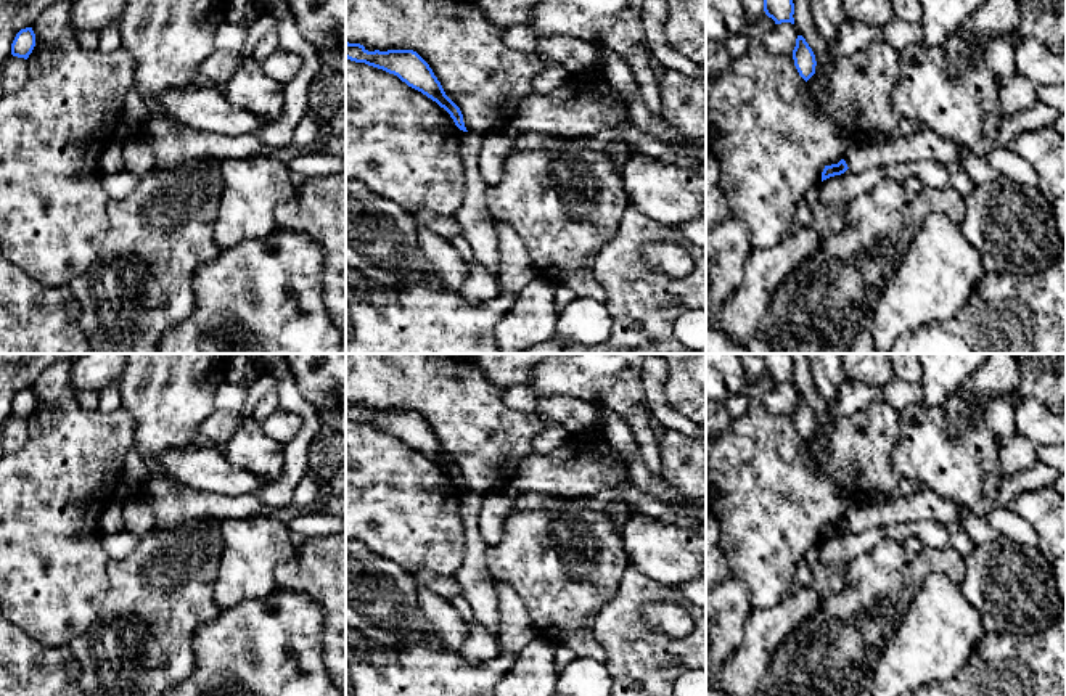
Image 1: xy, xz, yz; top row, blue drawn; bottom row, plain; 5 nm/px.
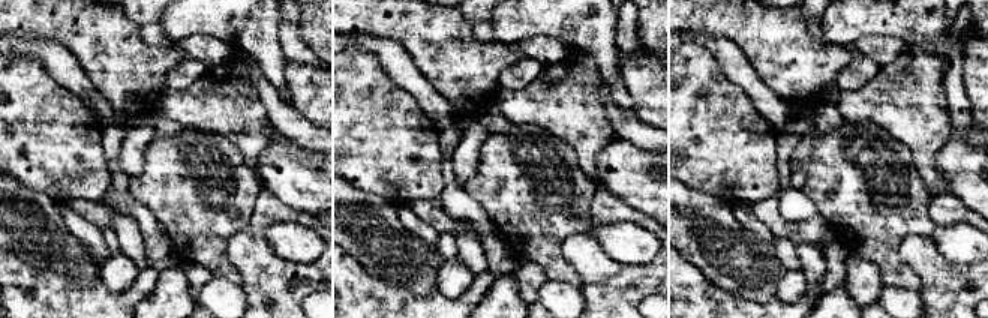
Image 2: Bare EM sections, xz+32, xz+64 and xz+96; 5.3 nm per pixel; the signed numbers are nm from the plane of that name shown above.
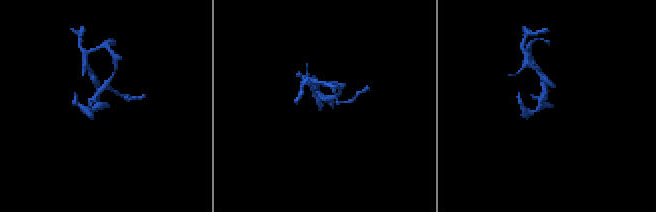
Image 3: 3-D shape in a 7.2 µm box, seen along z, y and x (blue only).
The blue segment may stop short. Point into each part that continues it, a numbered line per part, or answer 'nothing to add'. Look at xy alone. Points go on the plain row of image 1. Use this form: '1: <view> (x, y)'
nothing to add

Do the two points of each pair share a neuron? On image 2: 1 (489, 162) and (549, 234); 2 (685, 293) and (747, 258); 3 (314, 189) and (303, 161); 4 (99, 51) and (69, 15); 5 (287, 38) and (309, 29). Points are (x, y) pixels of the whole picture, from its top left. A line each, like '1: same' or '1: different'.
1: same
2: different
3: same
4: same
5: different

